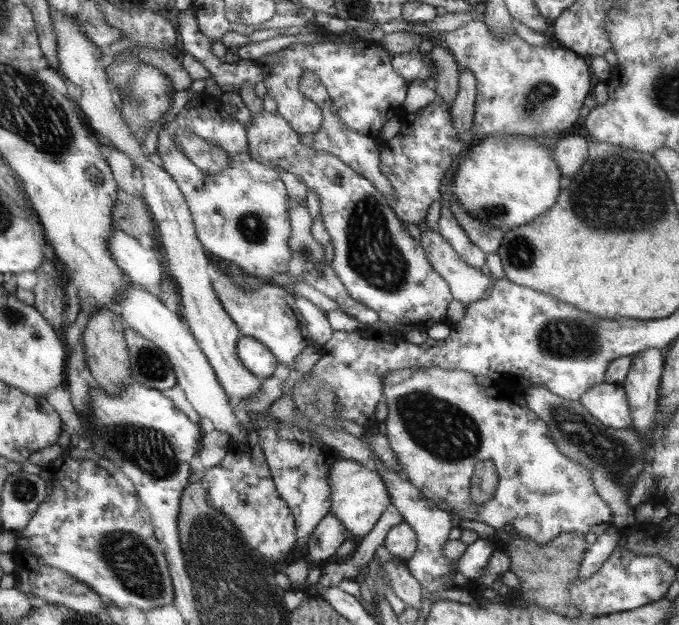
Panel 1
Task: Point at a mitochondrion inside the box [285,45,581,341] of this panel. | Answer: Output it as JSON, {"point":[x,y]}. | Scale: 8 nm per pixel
{"point":[373,255]}

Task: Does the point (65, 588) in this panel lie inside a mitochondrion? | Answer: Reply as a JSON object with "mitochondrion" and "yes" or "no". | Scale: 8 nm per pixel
{"mitochondrion":"yes"}

